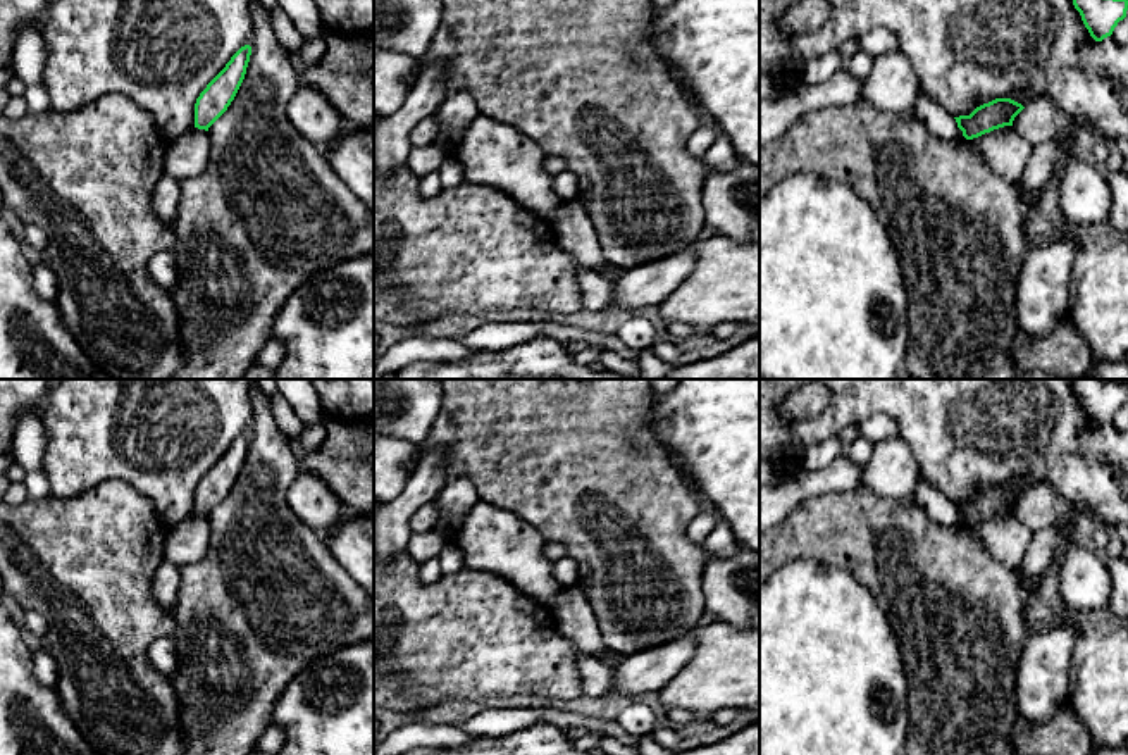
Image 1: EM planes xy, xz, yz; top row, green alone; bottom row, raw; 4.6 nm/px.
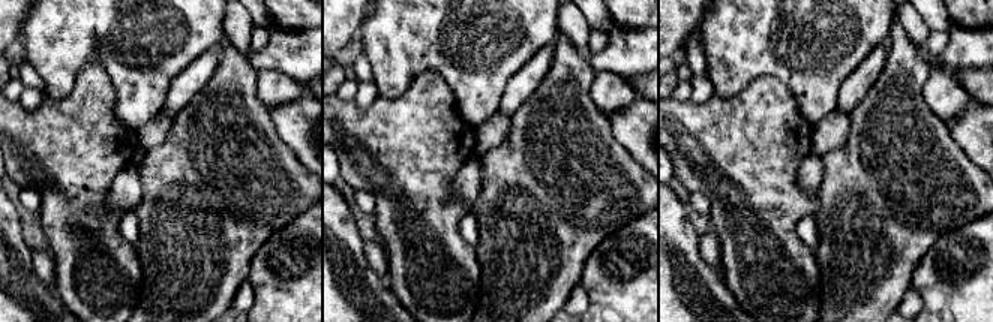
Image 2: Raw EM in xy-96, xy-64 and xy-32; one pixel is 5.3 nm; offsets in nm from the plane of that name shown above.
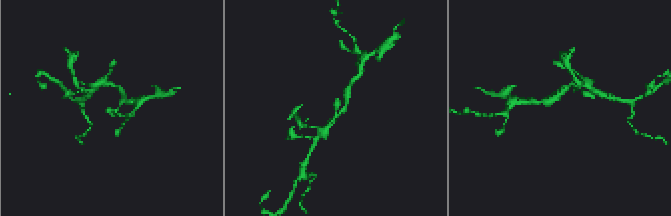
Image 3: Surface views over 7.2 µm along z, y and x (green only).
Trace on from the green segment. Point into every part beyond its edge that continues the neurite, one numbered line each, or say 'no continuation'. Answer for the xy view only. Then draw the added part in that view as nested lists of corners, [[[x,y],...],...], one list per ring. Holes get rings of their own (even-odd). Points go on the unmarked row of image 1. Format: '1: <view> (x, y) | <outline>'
no continuation

